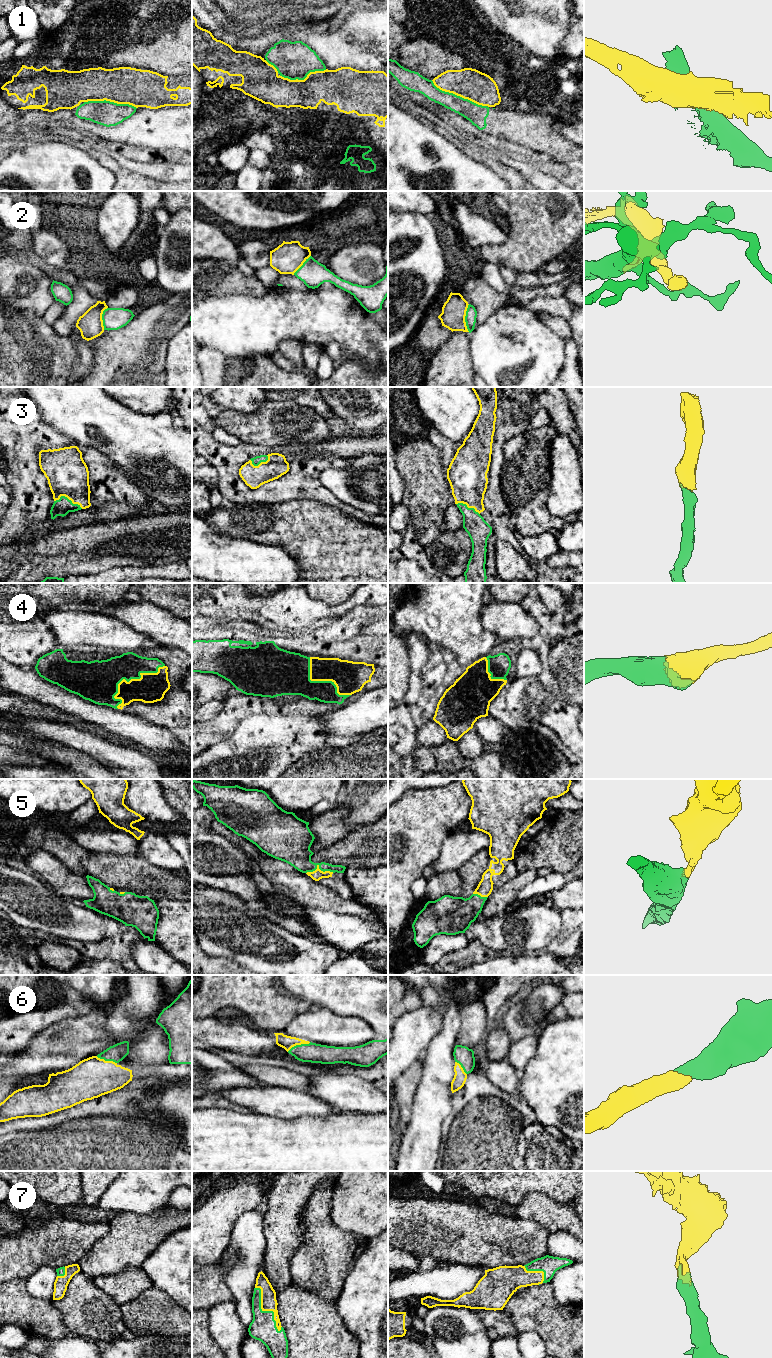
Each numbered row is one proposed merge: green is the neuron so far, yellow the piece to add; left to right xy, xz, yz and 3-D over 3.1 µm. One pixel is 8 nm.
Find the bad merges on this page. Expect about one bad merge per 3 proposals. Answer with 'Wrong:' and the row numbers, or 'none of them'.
Wrong: 1, 2

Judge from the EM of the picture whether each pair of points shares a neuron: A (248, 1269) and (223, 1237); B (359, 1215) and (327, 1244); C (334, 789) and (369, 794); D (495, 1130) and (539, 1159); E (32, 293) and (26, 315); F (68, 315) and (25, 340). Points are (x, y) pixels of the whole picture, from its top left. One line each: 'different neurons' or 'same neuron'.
A: different neurons
B: different neurons
C: different neurons
D: different neurons
E: different neurons
F: different neurons

